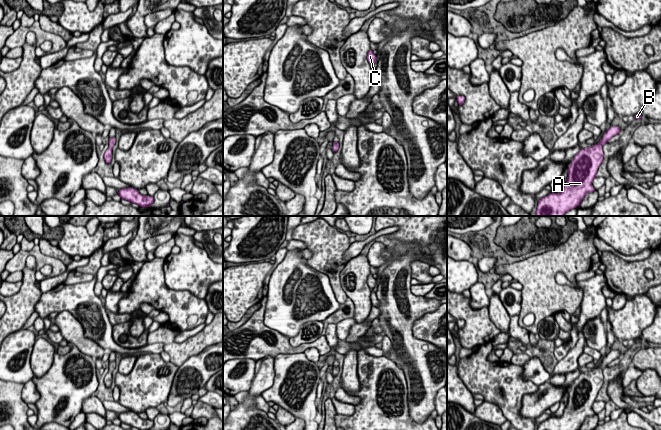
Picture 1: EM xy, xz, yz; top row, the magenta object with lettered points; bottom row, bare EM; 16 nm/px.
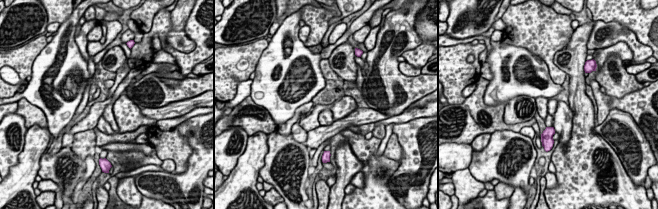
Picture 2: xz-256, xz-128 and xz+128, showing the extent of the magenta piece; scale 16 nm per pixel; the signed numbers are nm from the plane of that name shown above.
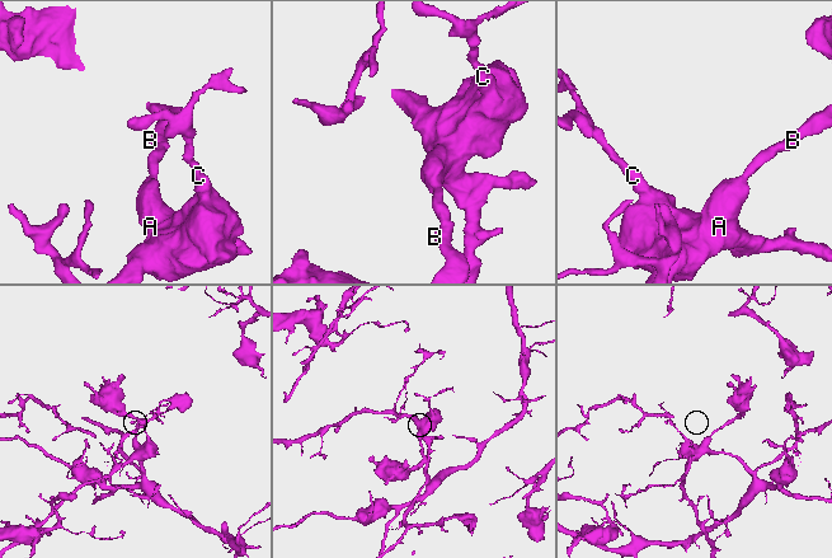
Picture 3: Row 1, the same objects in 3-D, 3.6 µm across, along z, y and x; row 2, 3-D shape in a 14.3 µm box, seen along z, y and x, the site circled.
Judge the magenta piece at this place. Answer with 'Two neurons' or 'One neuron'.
One neuron

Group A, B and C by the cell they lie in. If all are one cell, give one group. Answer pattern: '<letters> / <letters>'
A B C

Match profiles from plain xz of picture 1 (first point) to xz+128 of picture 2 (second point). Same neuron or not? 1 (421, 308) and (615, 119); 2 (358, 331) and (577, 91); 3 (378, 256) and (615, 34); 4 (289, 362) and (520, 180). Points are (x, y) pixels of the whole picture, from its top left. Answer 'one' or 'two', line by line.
1: one
2: two
3: one
4: one

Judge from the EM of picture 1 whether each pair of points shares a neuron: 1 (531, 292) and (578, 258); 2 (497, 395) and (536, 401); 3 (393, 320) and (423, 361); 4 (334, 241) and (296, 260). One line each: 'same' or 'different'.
1: same
2: different
3: same
4: different

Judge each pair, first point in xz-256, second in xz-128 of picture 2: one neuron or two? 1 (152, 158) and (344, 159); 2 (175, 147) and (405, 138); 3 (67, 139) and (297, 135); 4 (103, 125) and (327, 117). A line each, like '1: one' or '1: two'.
1: one
2: two
3: one
4: one

